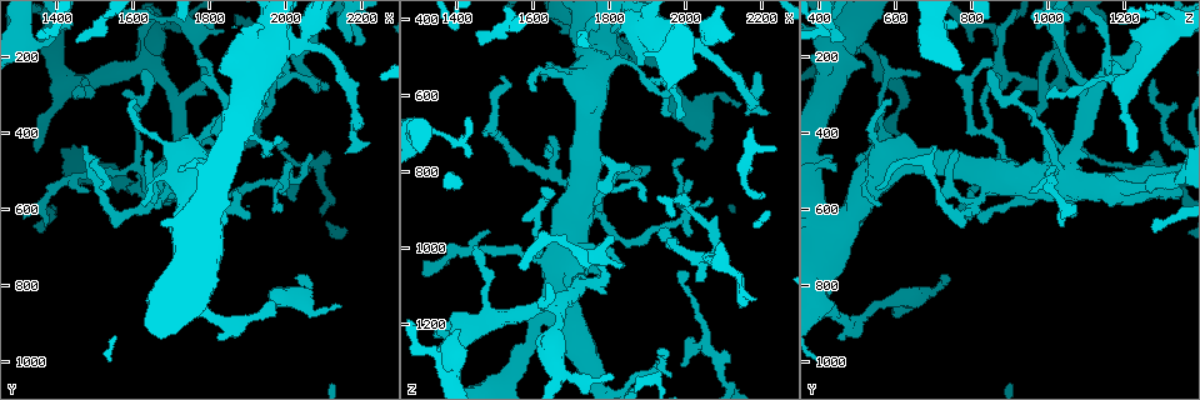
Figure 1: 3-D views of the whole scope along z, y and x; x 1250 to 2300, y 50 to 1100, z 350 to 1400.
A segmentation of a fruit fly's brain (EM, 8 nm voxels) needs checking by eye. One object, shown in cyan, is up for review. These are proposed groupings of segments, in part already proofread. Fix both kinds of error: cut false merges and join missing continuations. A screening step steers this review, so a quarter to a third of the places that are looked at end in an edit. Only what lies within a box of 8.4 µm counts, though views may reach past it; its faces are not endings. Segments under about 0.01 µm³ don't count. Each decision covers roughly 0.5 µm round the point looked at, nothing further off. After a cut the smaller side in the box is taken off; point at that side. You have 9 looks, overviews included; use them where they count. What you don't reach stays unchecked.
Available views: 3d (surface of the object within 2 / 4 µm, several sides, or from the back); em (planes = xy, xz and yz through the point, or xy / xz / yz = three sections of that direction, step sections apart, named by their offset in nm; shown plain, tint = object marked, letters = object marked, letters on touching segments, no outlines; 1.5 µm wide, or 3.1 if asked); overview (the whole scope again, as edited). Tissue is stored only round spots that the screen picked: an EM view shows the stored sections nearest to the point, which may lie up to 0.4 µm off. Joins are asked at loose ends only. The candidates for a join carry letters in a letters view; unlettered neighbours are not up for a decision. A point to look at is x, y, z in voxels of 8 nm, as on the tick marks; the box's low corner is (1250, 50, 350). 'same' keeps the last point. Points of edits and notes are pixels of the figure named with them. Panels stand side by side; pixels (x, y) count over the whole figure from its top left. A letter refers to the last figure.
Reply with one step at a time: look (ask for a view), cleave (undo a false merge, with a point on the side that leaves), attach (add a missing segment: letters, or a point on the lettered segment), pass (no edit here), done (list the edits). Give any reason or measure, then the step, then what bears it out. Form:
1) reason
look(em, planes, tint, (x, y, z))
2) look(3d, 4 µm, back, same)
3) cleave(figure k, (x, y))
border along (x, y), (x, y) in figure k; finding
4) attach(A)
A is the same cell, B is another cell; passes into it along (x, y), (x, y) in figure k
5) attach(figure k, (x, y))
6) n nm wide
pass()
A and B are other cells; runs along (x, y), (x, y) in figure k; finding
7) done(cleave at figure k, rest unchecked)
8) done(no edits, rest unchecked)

thin end
look(em, planes, letters, (1810, 120, 970))

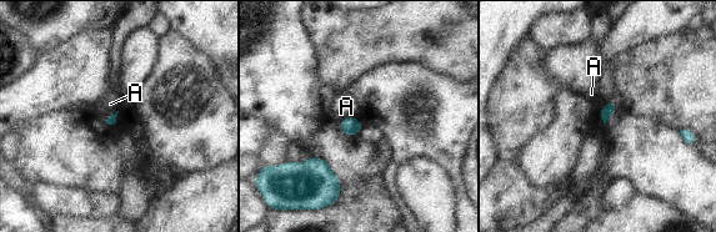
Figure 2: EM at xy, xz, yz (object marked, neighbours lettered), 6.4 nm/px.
pass()
A is another cell; border along (118, 110), (104, 121) in figure 2; none of them fits

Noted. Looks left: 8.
branch stops here
look(em, planes, letters, (1945, 260, 1275))

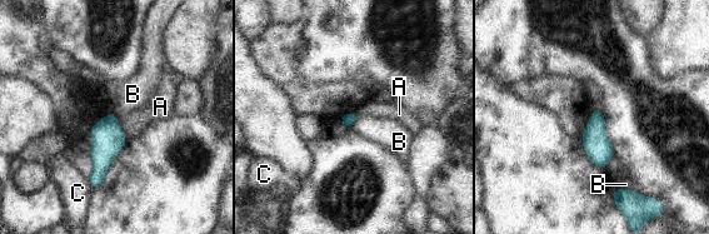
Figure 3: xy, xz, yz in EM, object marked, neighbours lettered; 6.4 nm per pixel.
pass()
A, B and C are other cells; border along (358, 114), (353, 124) in figure 3; none of them fits

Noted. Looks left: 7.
tapers out
look(em, planes, letters, (2135, 850, 630))

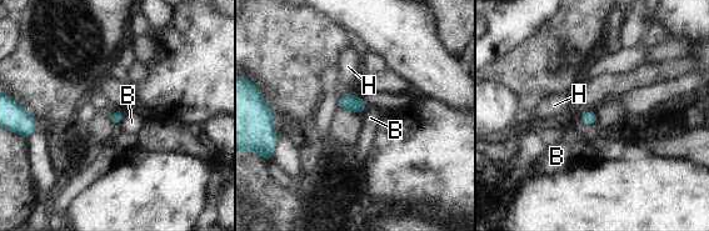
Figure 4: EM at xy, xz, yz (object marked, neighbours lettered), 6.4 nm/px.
B touches over 90 nm
pass()
B and H are other cells; border along (124, 114), (119, 125) in figure 4; none of them fits

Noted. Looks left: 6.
free end
look(em, planes, letters, (1825, 925, 455))

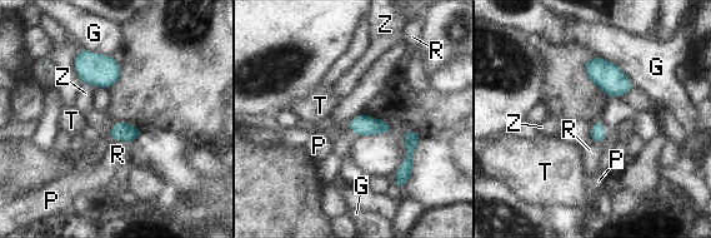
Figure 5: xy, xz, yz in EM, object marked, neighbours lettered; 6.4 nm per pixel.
pass()
G, P, R, T and Z are other cells; none of them fits

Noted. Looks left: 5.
done(no edits, rest unchecked)

